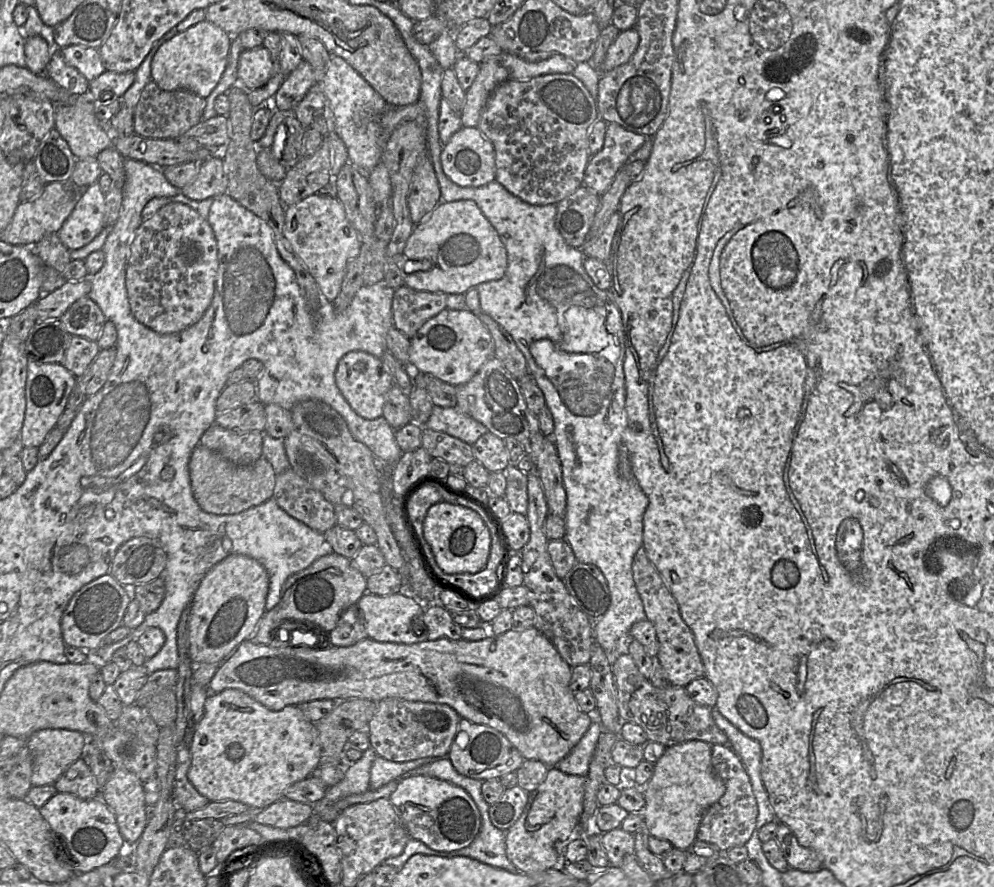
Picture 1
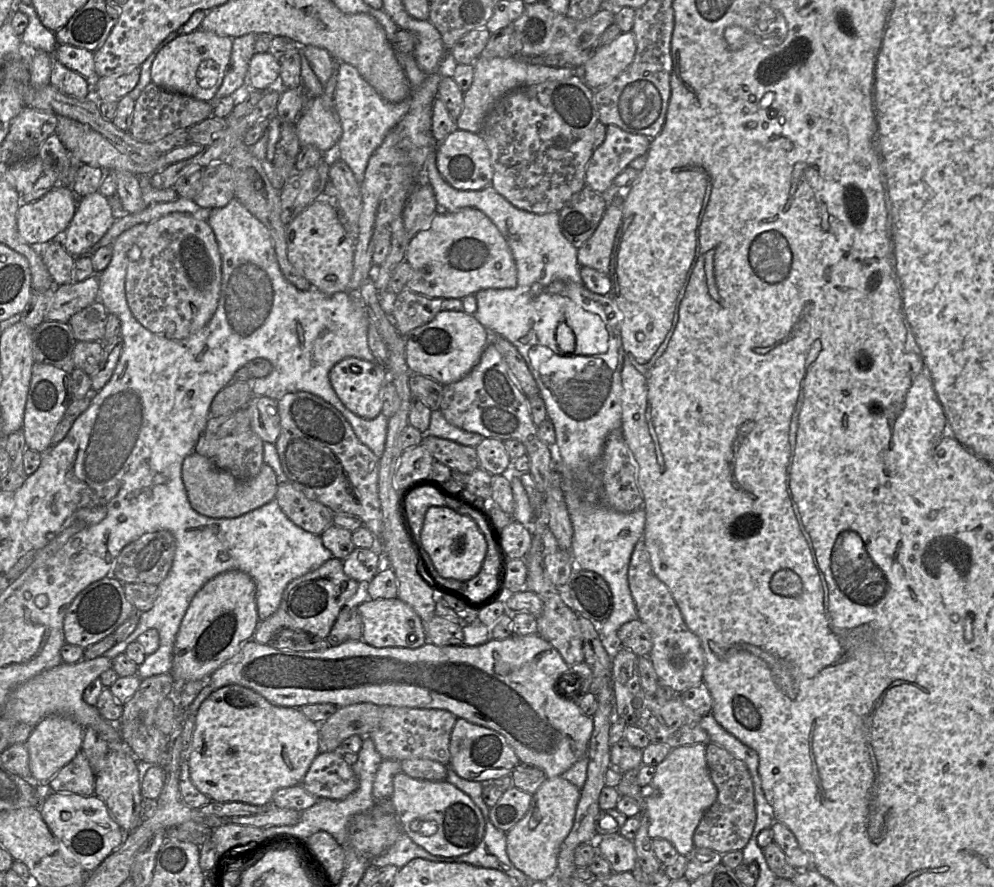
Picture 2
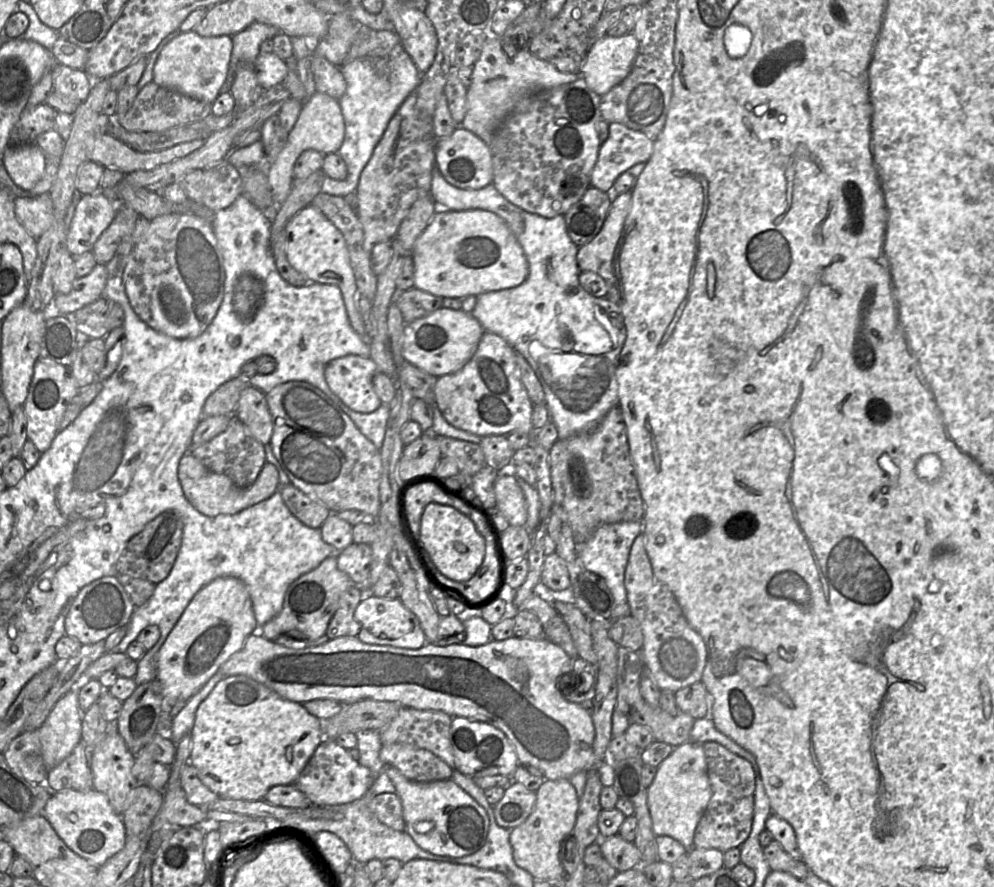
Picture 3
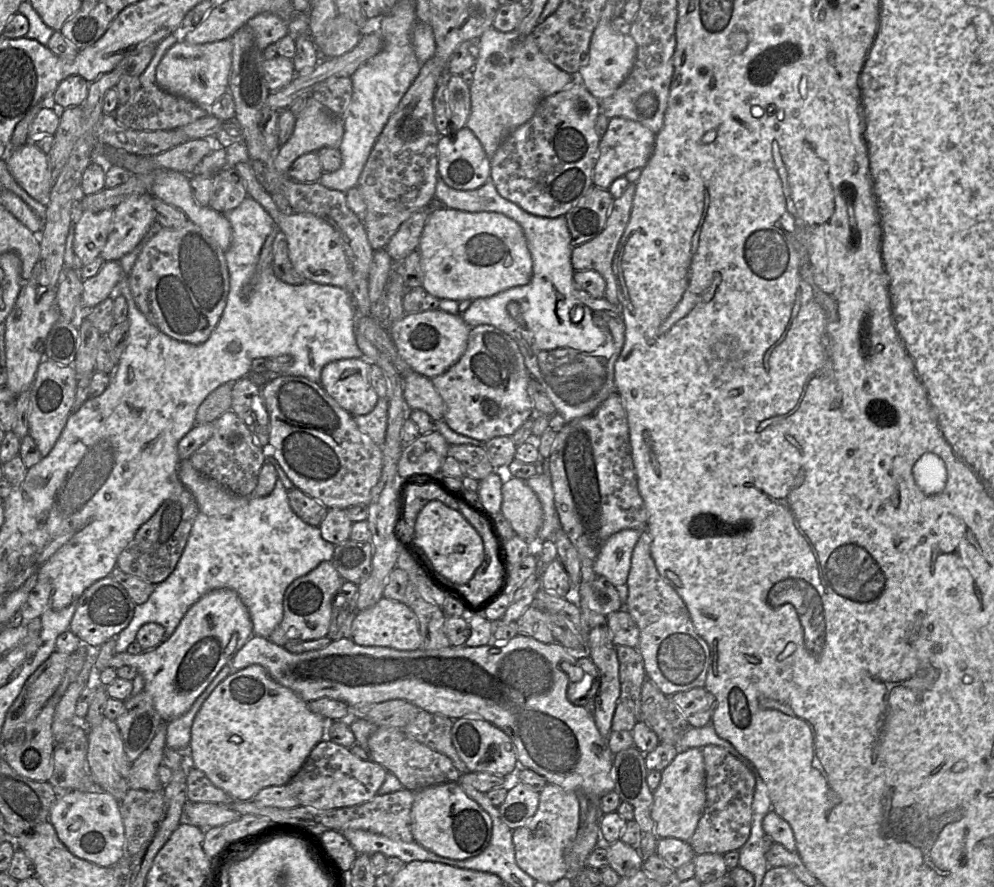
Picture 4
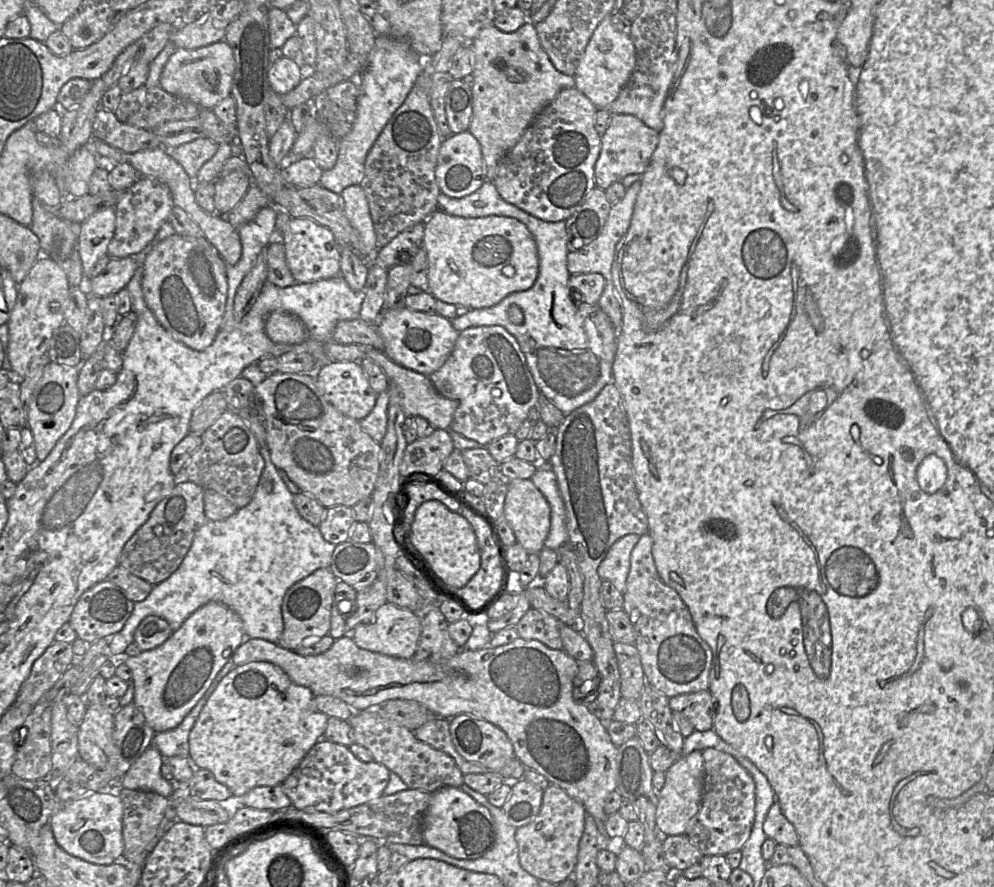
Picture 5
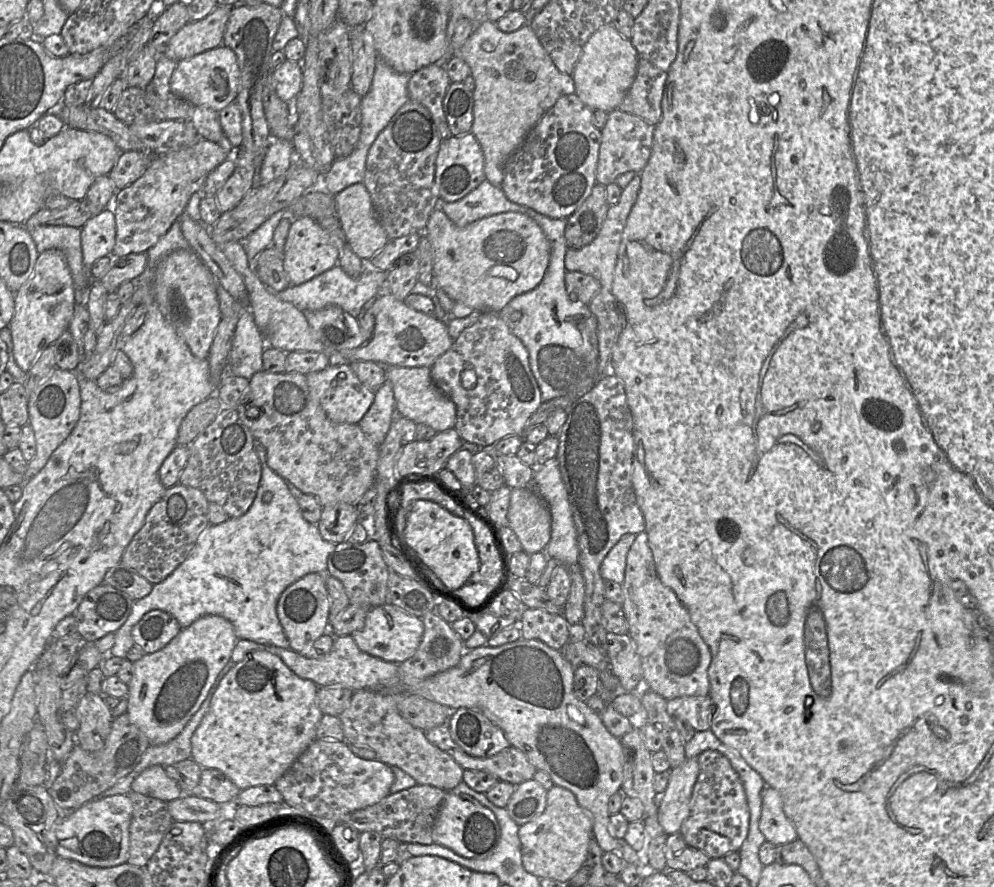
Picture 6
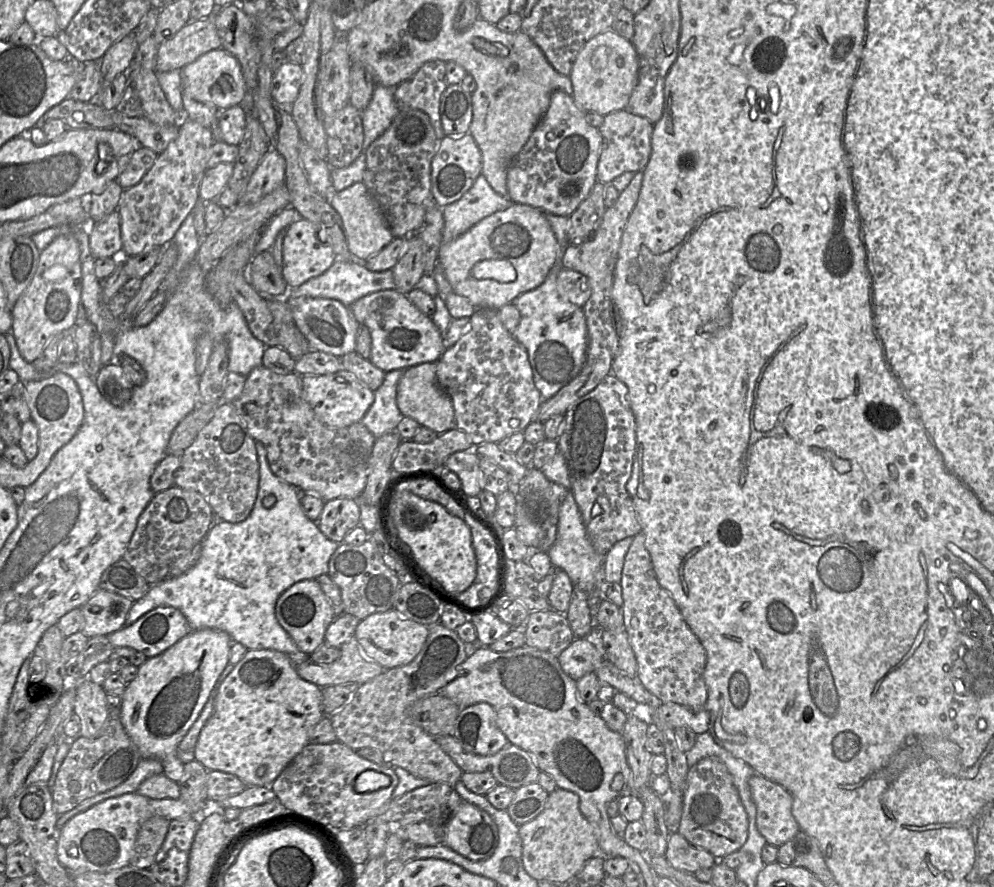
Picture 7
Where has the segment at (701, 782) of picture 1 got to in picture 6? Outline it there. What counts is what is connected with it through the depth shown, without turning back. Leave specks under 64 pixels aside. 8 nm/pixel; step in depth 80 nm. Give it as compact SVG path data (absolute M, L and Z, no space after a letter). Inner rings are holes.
M698 757L670 769L668 786L659 796L658 806L658 820L668 835L679 832L690 815L690 800L698 775Z

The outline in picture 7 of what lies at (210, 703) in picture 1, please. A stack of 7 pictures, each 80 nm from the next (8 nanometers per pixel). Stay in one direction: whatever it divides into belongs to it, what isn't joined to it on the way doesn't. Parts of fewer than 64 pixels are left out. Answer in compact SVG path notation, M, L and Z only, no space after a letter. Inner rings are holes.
M249 649L218 689L212 713L195 746L195 760L208 771L237 776L247 787L271 787L285 767L310 743L311 731L324 715L322 688L302 679L288 655L272 649Z

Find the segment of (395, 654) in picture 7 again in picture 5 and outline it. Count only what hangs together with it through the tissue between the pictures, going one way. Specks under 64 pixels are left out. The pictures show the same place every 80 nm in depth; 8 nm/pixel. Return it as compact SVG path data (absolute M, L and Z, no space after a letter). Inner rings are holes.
M386 602L376 610L373 623L358 624L349 634L355 644L362 649L387 656L411 659L418 647L421 623L414 611Z

